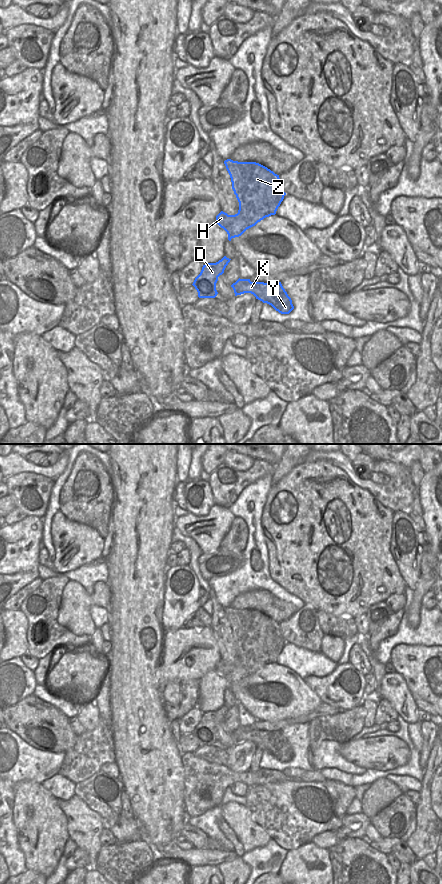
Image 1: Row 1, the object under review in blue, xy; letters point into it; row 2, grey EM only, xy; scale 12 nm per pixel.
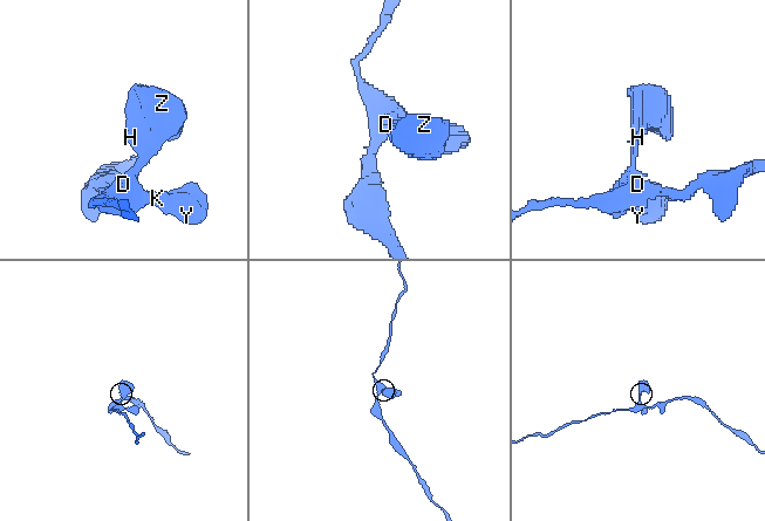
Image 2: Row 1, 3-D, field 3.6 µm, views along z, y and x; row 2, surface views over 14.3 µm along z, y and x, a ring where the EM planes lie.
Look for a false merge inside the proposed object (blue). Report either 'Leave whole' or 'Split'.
Leave whole.

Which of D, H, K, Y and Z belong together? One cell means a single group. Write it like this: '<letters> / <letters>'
D H K Y Z

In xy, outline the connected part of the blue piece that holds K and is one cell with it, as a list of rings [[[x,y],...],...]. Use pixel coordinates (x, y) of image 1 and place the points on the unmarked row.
[[[239,726],[231,735],[234,738],[235,744],[251,741],[256,747],[271,753],[281,762],[289,762],[294,757],[292,748],[283,736],[281,730],[251,730],[250,727]]]

